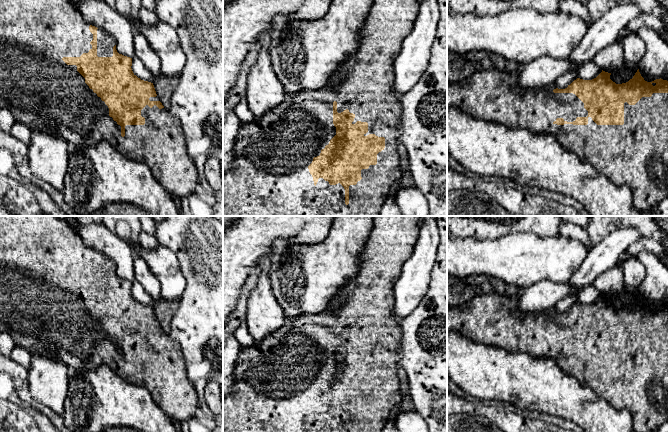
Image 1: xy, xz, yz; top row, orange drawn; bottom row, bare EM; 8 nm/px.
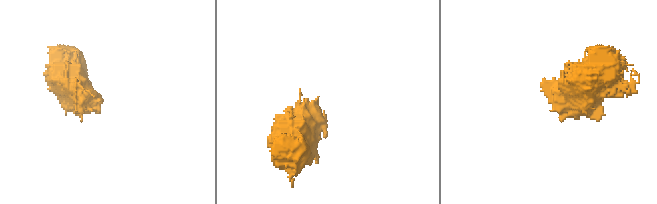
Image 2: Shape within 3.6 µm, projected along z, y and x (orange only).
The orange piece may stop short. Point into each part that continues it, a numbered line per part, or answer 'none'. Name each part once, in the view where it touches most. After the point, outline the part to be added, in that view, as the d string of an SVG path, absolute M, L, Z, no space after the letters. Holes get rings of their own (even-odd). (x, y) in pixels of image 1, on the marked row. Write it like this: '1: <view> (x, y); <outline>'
1: xz (270, 177); M374 0L371 10L365 20L361 31L361 39L359 47L356 51L347 56L341 65L338 73L333 76L330 83L323 89L318 90L303 90L295 94L285 93L283 100L274 108L270 109L261 119L254 119L250 123L242 124L239 128L235 140L234 151L235 160L234 167L223 173L223 216L380 216L380 210L386 201L392 185L400 181L402 173L400 169L400 158L397 152L399 137L401 131L399 125L402 118L402 105L400 98L393 92L394 87L394 61L402 49L404 39L411 33L415 25L416 17L419 13L420 0ZM333 102L337 102L337 112L341 113L348 109L350 113L355 115L352 124L357 121L368 123L368 132L364 134L375 134L378 137L385 138L385 148L377 154L377 164L370 165L368 169L361 170L362 179L356 185L349 186L349 204L345 204L345 189L338 183L330 185L328 181L319 178L317 184L314 184L313 177L309 172L308 166L312 163L313 158L320 155L321 150L329 144L330 140L336 135L336 127L333 124Z

